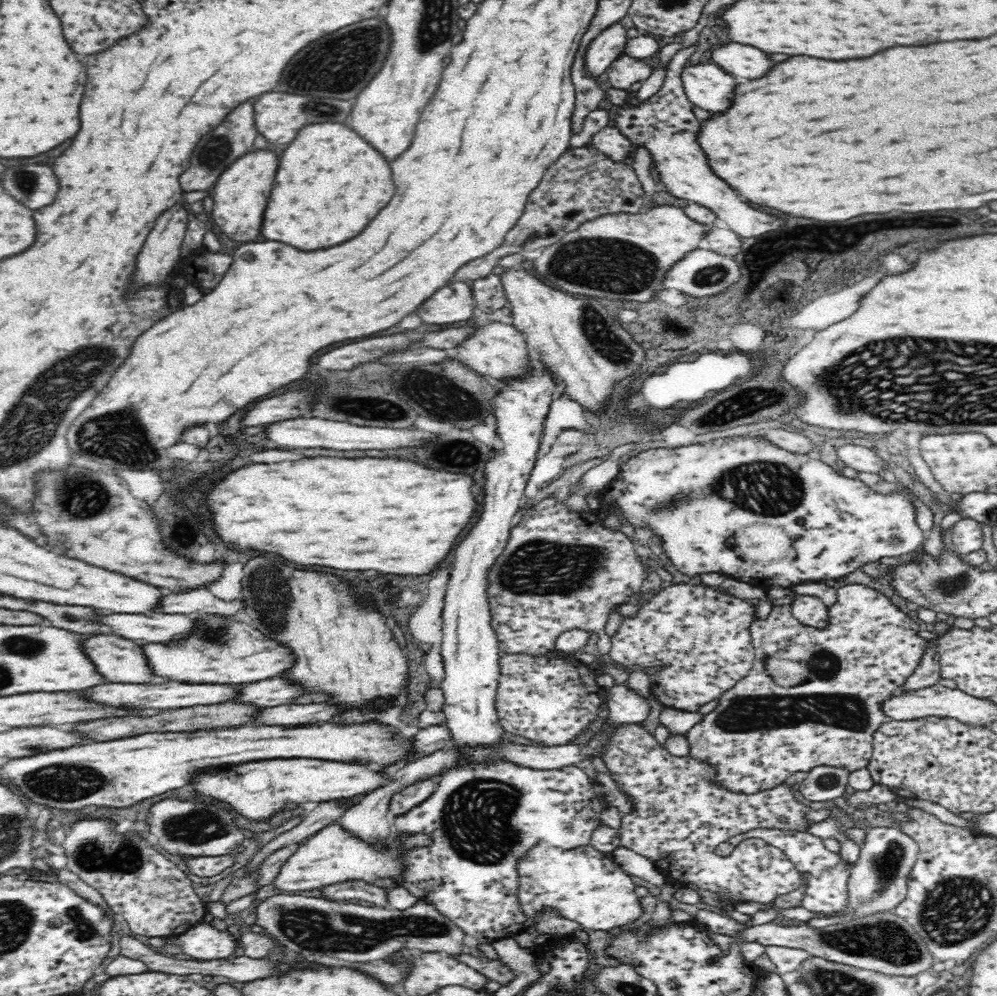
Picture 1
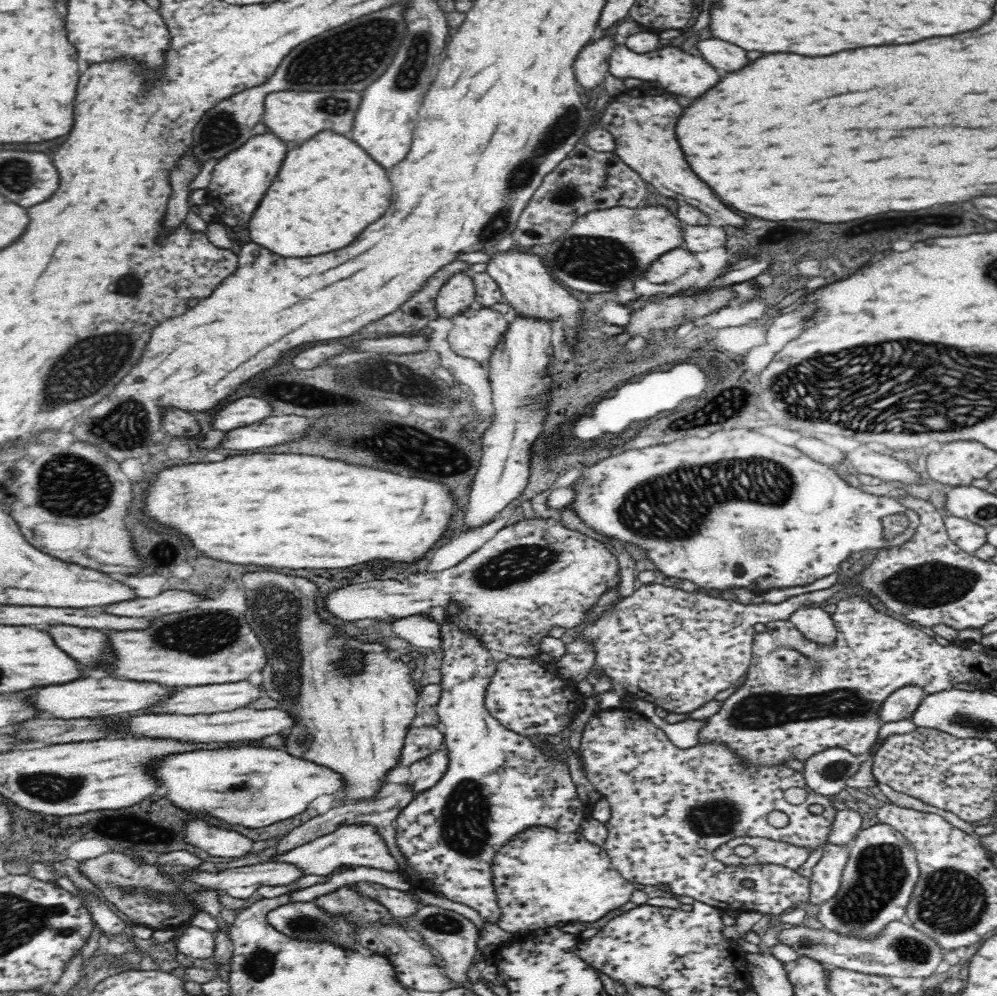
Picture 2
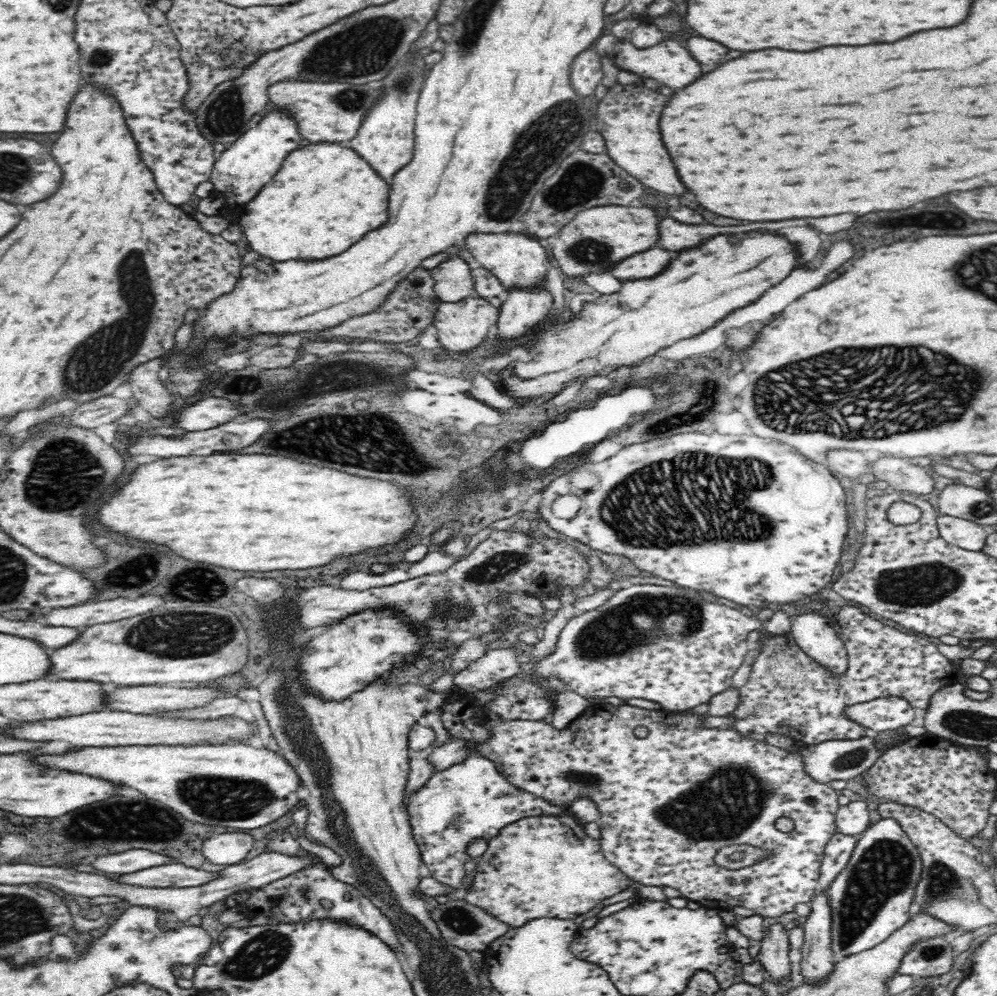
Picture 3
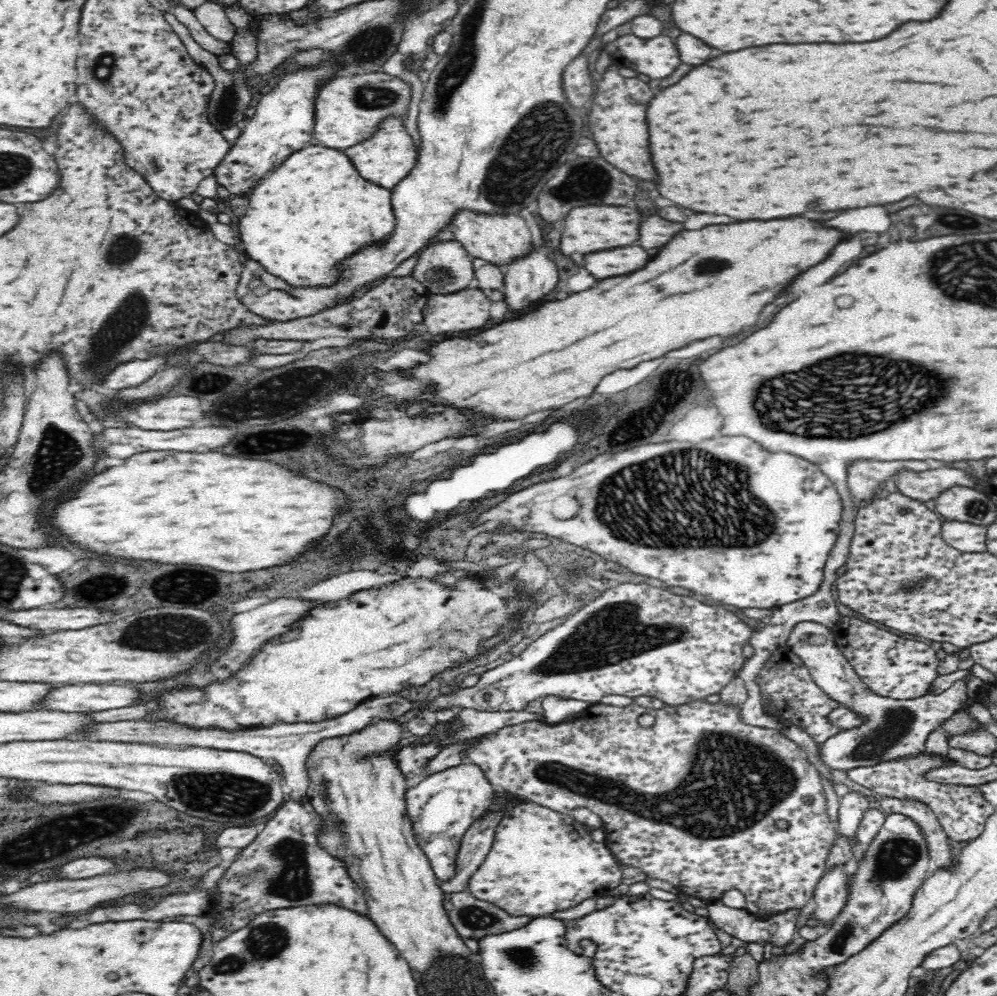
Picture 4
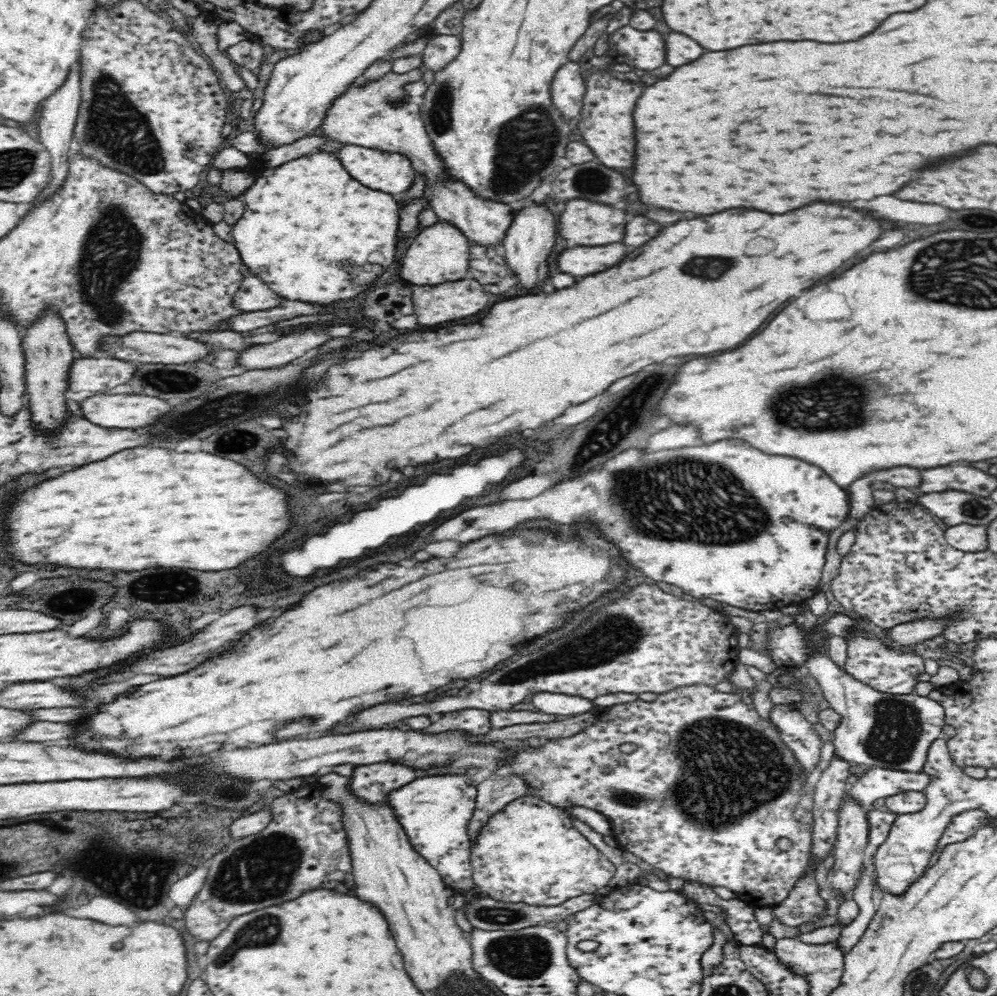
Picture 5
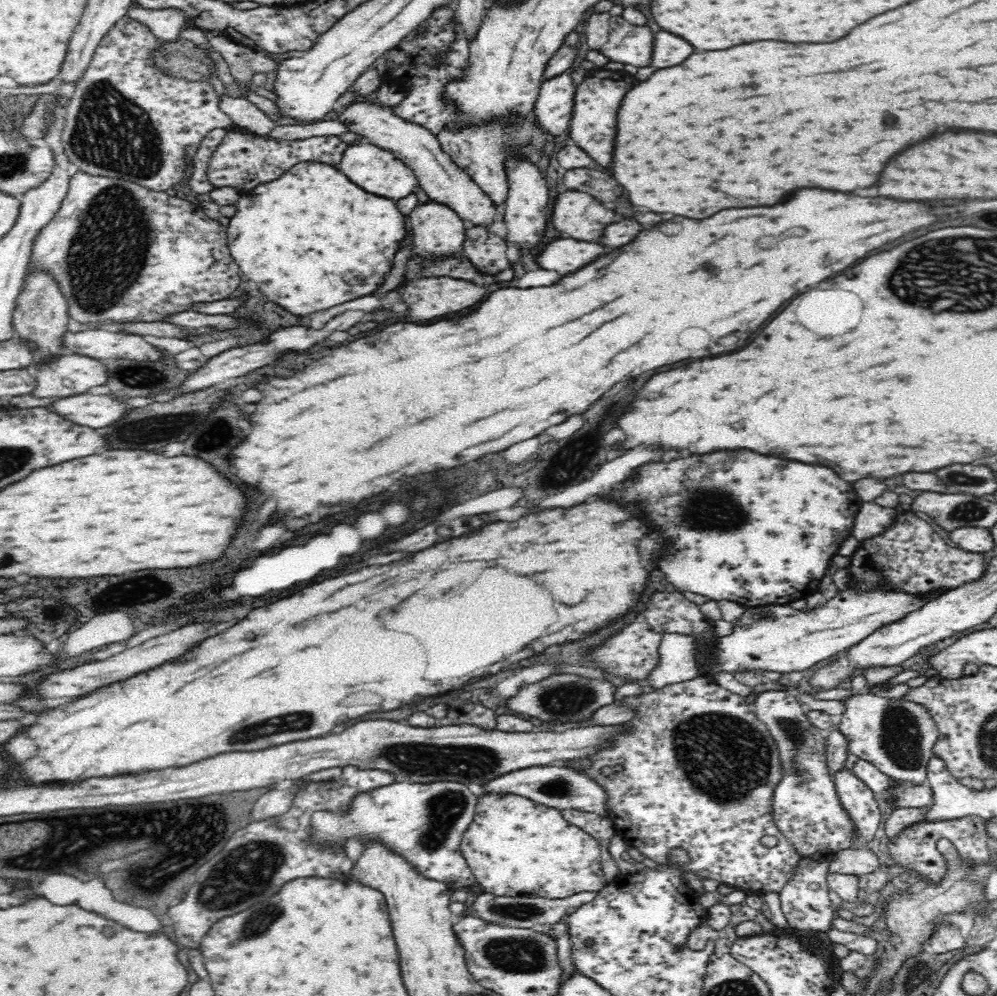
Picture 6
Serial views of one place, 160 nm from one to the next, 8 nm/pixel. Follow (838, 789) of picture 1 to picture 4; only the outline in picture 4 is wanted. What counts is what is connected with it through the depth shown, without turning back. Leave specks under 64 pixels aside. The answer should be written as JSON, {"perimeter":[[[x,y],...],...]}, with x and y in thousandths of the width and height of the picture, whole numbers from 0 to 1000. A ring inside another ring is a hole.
{"perimeter":[[[801,624],[791,637],[788,647],[794,656],[802,660],[816,685],[830,701],[855,713],[862,723],[861,729],[844,733],[823,746],[823,763],[839,773],[922,760],[928,755],[931,738],[944,733],[972,701],[970,685],[977,679],[975,674],[941,698],[931,696],[921,701],[891,701],[875,695],[842,653],[837,636],[821,624]]]}

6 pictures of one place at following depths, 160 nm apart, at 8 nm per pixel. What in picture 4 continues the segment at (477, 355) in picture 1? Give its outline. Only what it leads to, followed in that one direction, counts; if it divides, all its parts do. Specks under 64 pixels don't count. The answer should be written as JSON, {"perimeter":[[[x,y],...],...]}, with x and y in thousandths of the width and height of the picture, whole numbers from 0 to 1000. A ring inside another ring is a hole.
{"perimeter":[[[469,288],[449,295],[430,294],[427,305],[422,311],[423,324],[427,326],[428,333],[431,333],[431,335],[449,335],[449,337],[453,337],[453,335],[461,335],[461,333],[469,333],[469,331],[479,331],[491,319],[493,302],[488,296],[489,293],[479,288]]]}

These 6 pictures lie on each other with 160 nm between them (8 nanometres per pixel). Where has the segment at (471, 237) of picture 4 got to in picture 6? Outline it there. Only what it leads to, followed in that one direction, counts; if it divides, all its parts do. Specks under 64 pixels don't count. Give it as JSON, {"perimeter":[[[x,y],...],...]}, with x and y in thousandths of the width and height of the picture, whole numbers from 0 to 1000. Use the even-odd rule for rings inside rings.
{"perimeter":[[[369,98],[344,108],[336,118],[353,133],[365,137],[366,143],[403,159],[409,169],[414,171],[420,187],[426,191],[431,200],[450,207],[461,219],[469,219],[472,221],[472,226],[489,227],[495,221],[497,207],[493,205],[493,200],[453,161],[450,155],[444,152],[438,137],[429,130],[397,116],[391,107],[380,105]]]}

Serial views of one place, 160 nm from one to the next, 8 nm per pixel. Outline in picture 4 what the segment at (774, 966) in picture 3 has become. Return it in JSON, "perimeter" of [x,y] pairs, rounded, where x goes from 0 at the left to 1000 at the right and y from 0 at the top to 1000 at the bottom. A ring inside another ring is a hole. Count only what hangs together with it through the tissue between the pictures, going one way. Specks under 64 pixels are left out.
{"perimeter":[[[719,904],[710,905],[709,913],[711,914],[711,923],[716,926],[723,934],[730,937],[732,941],[740,942],[748,947],[774,946],[778,950],[791,948],[796,938],[798,938],[799,927],[802,922],[802,912],[792,912],[786,916],[780,916],[767,922],[750,916],[748,912],[732,912],[726,907]]]}

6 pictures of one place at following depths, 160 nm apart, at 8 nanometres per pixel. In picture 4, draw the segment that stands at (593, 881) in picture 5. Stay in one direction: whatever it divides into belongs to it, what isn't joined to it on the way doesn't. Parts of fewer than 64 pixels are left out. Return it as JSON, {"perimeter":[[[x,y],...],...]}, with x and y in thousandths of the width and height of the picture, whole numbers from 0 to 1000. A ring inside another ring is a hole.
{"perimeter":[[[533,804],[514,809],[496,832],[493,851],[485,866],[471,880],[468,895],[488,904],[516,920],[542,920],[568,914],[588,903],[599,903],[619,891],[624,884],[621,865],[607,846],[594,842],[593,832],[576,823],[571,816],[560,816]]]}

